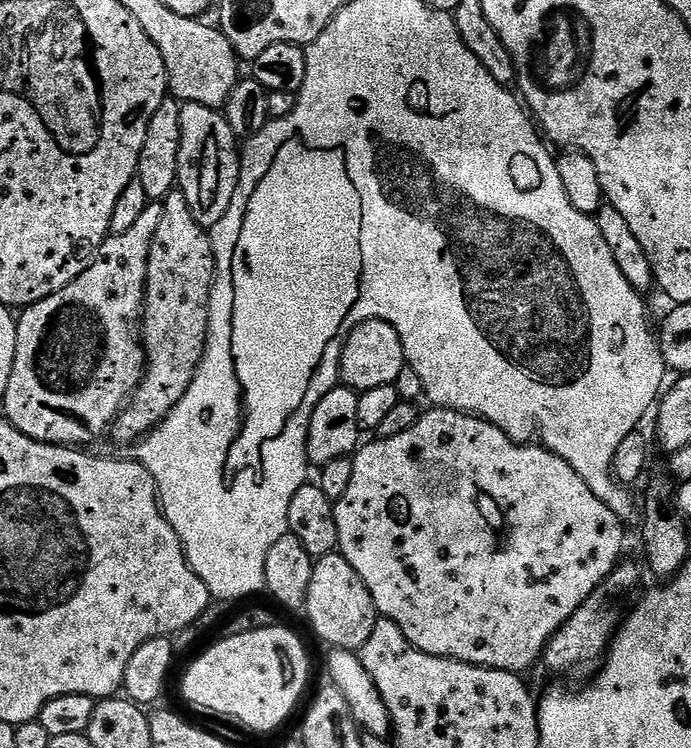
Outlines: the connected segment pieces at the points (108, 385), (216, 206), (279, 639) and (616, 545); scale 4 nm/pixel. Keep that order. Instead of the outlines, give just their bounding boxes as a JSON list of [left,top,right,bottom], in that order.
[[2,202,163,446],[178,103,240,229],[180,626,308,732],[334,407,625,674]]

